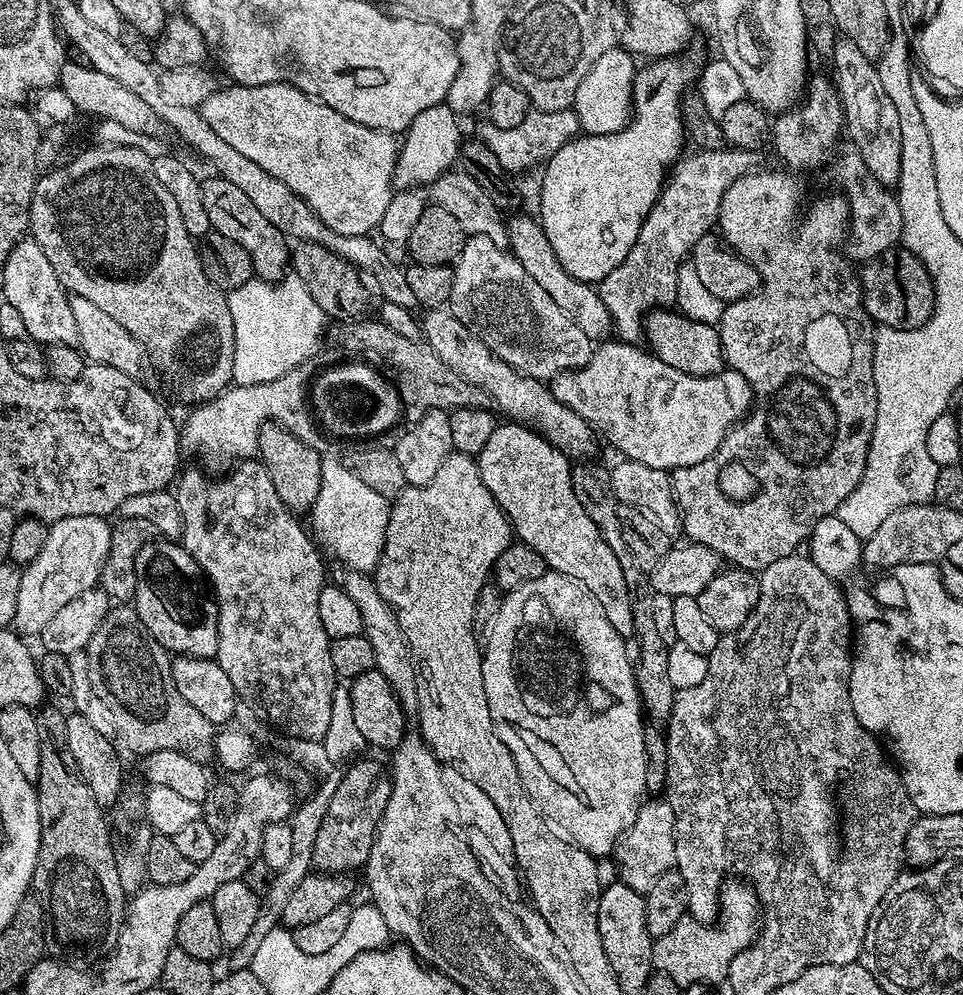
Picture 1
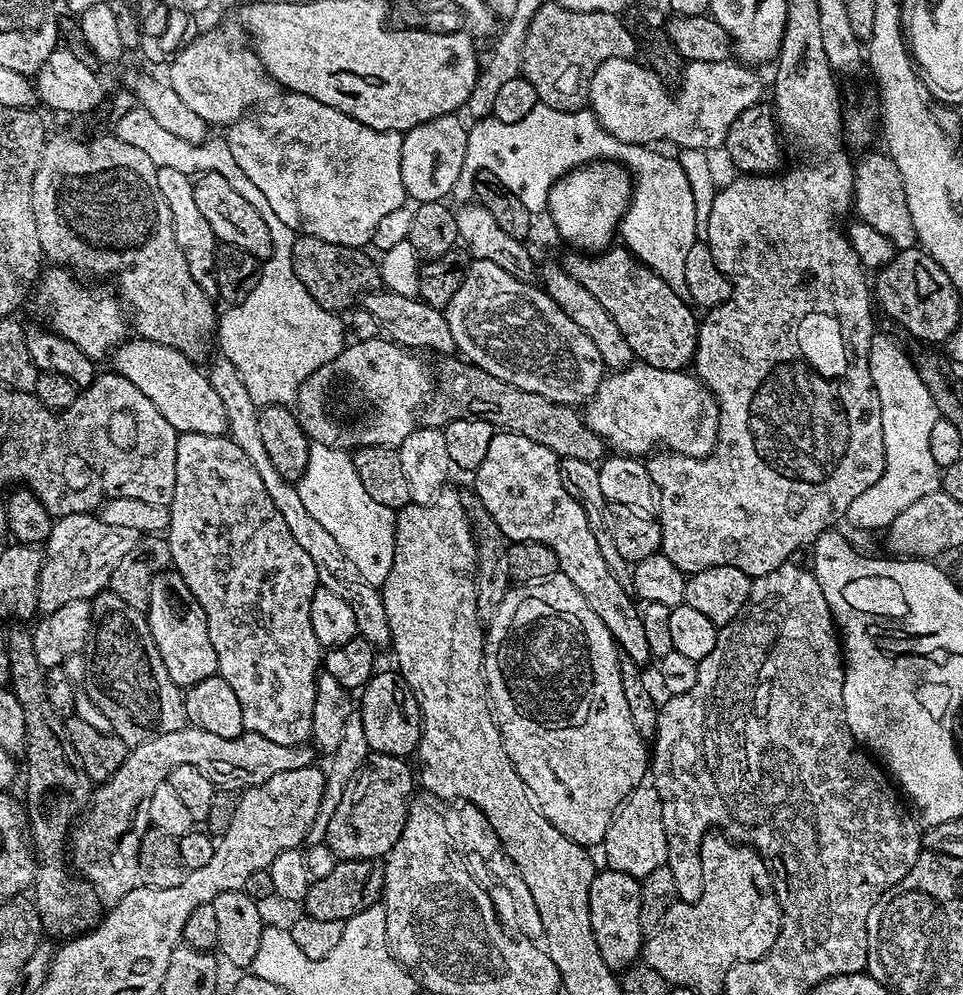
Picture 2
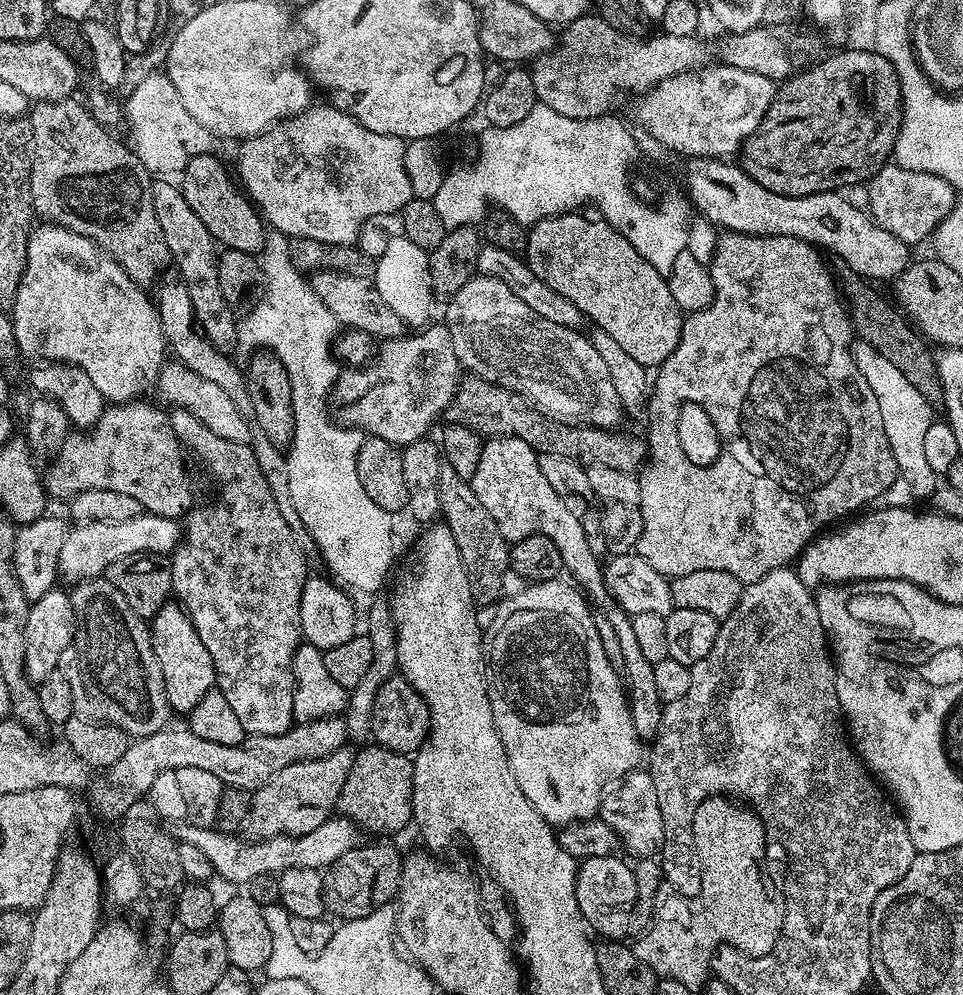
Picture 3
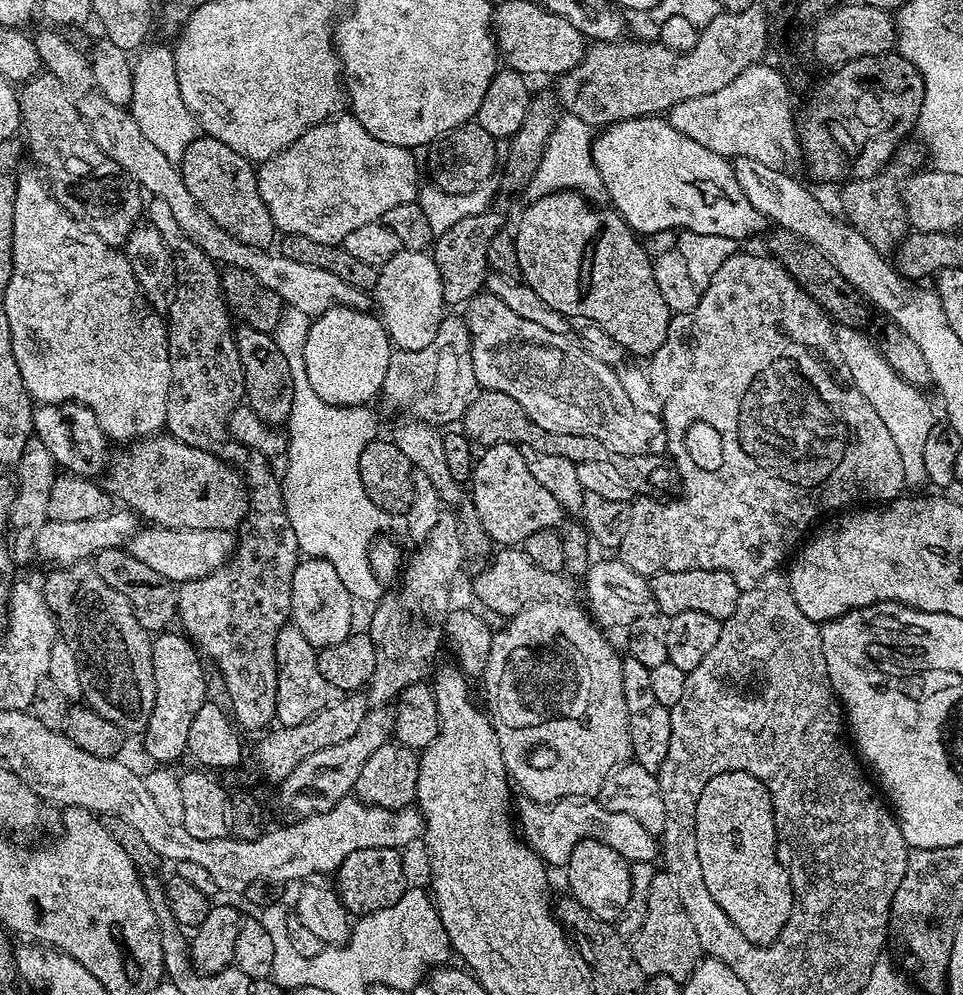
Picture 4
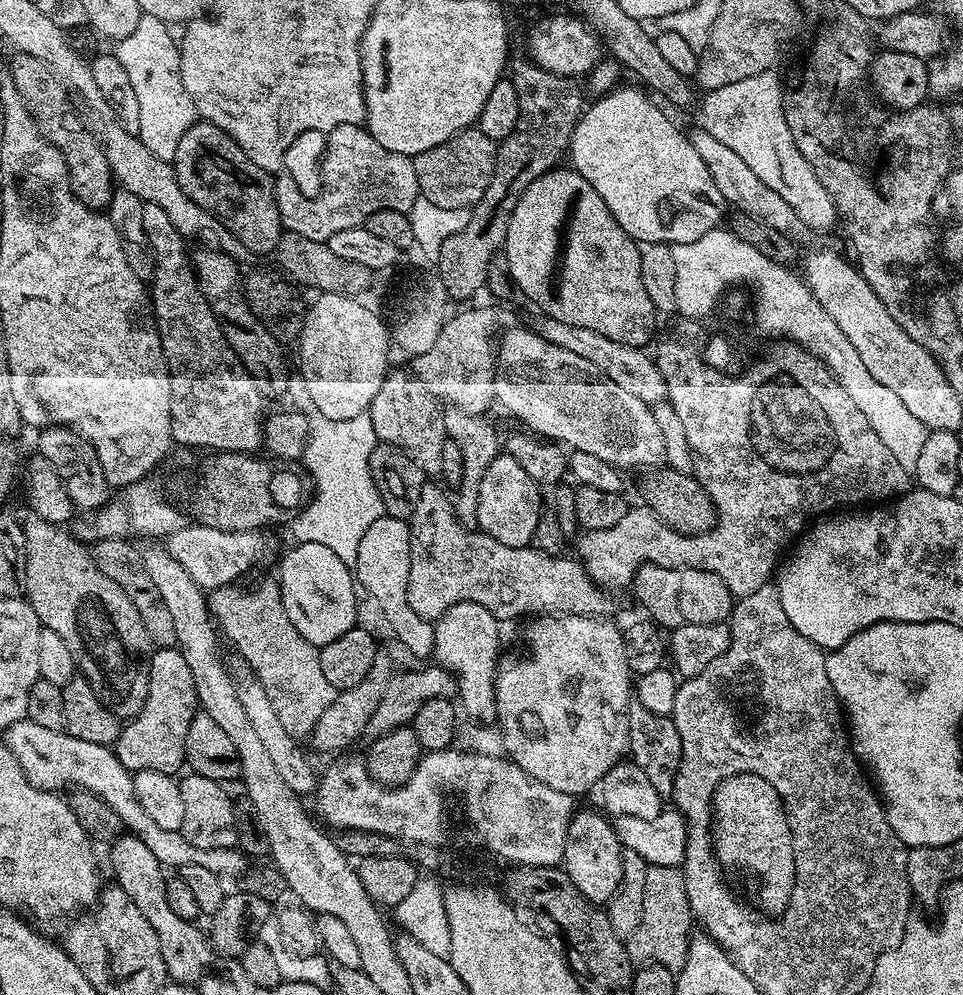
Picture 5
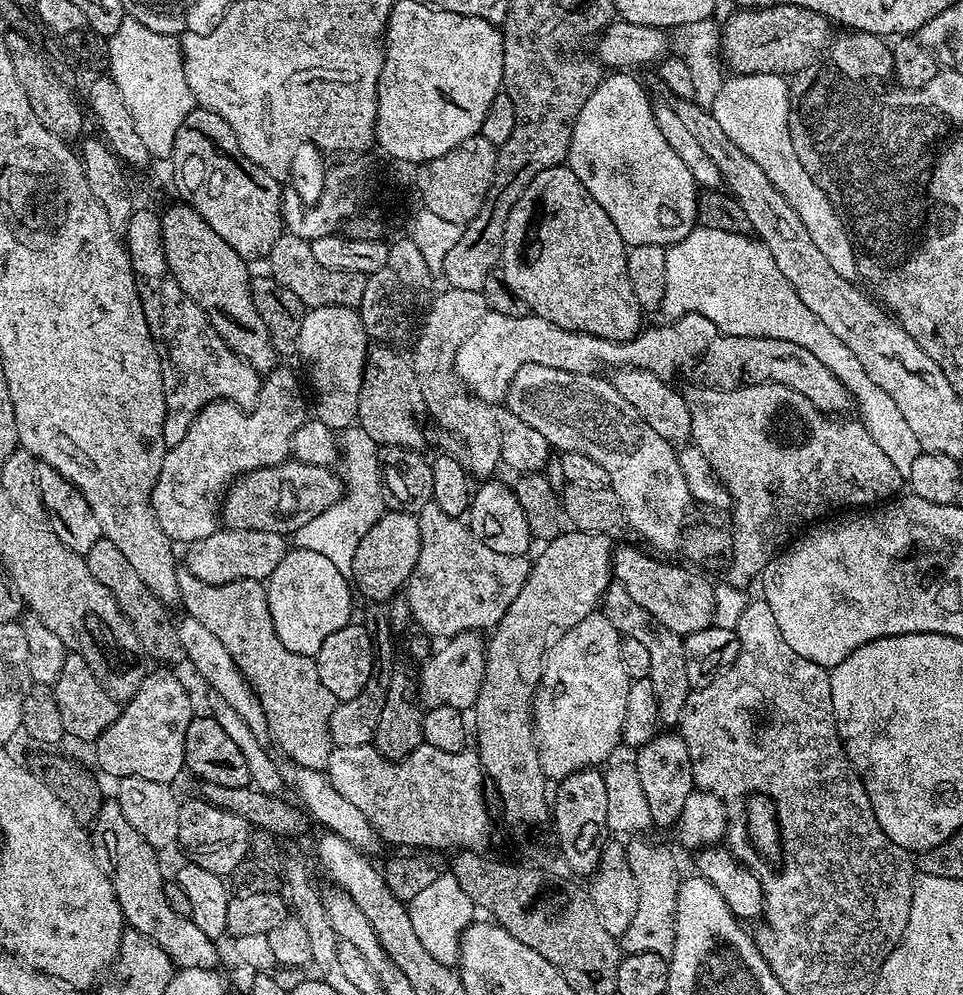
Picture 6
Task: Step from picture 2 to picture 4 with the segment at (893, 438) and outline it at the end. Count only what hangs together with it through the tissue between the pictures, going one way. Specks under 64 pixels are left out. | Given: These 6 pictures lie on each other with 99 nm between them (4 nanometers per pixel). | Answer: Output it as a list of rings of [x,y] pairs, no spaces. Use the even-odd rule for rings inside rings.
[[[843,326],[835,329],[836,345],[850,370],[852,380],[862,390],[866,402],[878,410],[878,418],[890,430],[890,438],[894,438],[894,446],[898,446],[898,454],[902,458],[902,470],[904,471],[905,485],[924,484],[927,481],[926,462],[922,462],[922,453],[926,446],[926,434],[930,434],[934,417],[932,408],[924,396],[908,396],[910,385],[907,380],[897,375],[889,366],[887,360],[879,351],[876,352],[868,345],[865,334],[858,328],[846,328]]]

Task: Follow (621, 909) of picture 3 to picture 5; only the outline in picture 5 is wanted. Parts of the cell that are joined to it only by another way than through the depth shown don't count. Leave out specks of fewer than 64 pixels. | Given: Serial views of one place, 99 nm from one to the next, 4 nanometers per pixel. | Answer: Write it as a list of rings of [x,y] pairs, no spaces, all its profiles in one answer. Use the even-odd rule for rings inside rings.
[[[603,811],[580,812],[573,815],[566,834],[566,850],[562,867],[570,882],[582,890],[584,899],[597,906],[607,905],[622,882],[625,853],[616,837],[613,821]]]

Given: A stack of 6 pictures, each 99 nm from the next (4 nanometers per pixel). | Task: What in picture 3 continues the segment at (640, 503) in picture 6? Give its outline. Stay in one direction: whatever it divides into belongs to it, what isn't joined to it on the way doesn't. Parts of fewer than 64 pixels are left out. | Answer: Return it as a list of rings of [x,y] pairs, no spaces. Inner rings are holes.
[[[475,275],[462,286],[447,301],[446,320],[454,320],[462,326],[446,326],[448,336],[456,351],[456,357],[469,373],[475,374],[481,380],[488,380],[492,384],[500,384],[512,392],[519,392],[527,398],[541,412],[561,424],[585,424],[591,428],[615,429],[622,417],[619,396],[607,373],[606,365],[601,355],[594,350],[589,337],[583,331],[566,326],[558,326],[556,322],[546,322],[534,310],[530,310],[518,294],[504,282],[492,282],[492,276]],[[486,298],[494,302],[486,302]],[[528,312],[528,314],[526,314]],[[518,320],[528,320],[528,326],[512,326]],[[480,322],[480,324],[472,324]],[[583,333],[583,334],[582,334]]]

